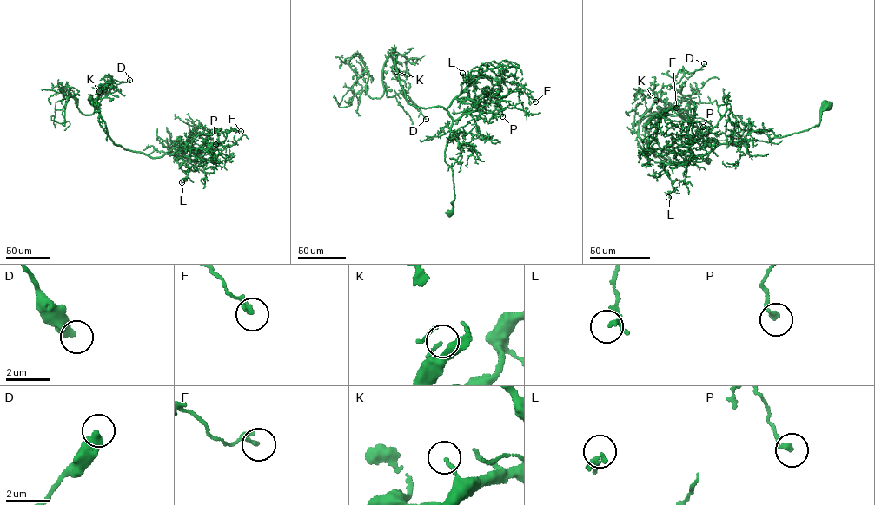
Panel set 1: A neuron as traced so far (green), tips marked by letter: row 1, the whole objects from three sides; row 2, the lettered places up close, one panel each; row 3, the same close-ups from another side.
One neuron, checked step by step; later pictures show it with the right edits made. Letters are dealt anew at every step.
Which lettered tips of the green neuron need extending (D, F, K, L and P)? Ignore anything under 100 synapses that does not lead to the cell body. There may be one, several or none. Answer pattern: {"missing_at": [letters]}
{"missing_at": []}

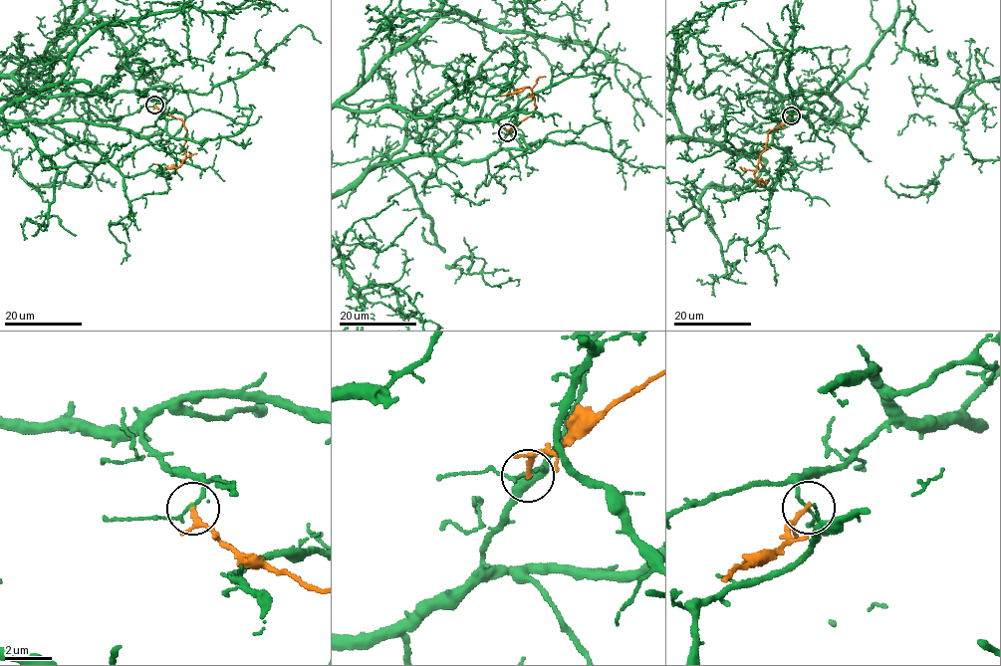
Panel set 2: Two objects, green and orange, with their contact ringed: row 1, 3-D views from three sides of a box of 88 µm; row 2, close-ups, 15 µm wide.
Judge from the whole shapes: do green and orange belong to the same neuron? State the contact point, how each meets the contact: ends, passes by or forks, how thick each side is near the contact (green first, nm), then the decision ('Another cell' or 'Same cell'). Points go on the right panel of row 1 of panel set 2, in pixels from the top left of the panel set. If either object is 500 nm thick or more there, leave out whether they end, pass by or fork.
Place: (791, 115). At the ring green passes by. At the ring orange ends. Thickness 120 nm (green) against 190 nm. Another cell

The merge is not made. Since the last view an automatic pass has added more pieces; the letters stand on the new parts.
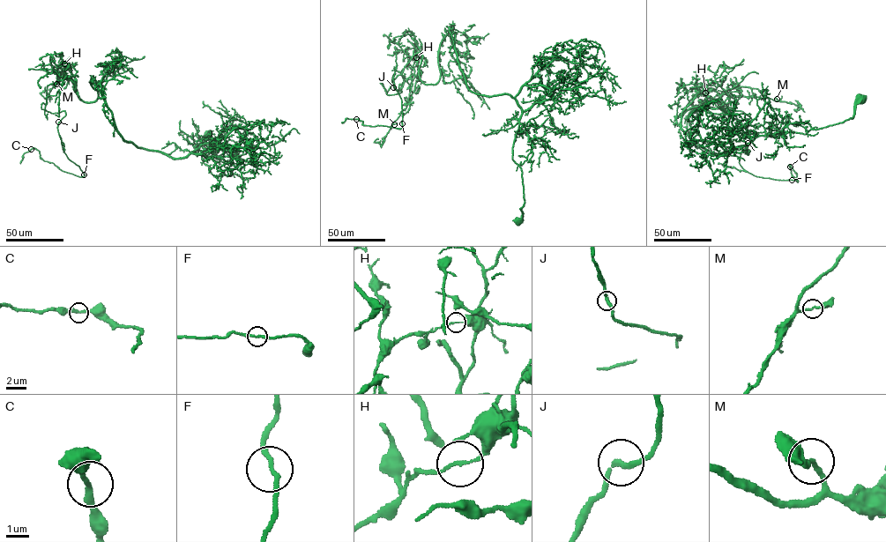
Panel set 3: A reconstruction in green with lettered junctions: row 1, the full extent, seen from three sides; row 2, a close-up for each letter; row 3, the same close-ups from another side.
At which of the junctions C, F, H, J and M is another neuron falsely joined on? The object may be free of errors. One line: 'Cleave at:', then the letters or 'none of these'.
Cleave at: H

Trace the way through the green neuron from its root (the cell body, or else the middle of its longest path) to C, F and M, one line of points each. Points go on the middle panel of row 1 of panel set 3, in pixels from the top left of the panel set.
C: (518, 221), (521, 107), (469, 89), (451, 30), (437, 83), (420, 53), (380, 82), (401, 128), (356, 119)
F: (518, 221), (521, 107), (469, 89), (451, 30), (437, 83), (420, 53), (380, 82), (402, 123)
M: (518, 221), (521, 107), (509, 94), (469, 89), (451, 30), (439, 80), (425, 85), (418, 70), (394, 124)

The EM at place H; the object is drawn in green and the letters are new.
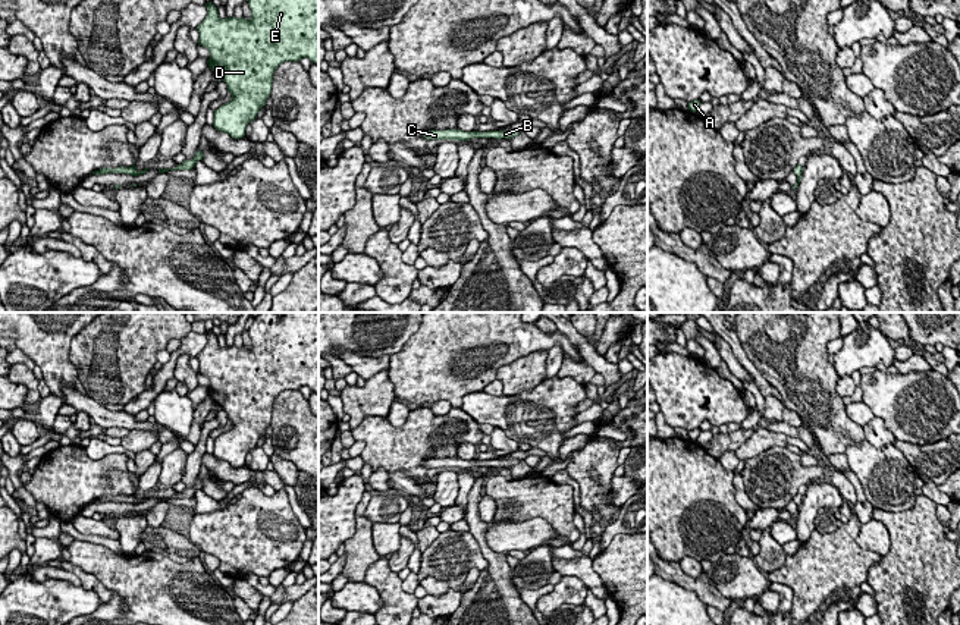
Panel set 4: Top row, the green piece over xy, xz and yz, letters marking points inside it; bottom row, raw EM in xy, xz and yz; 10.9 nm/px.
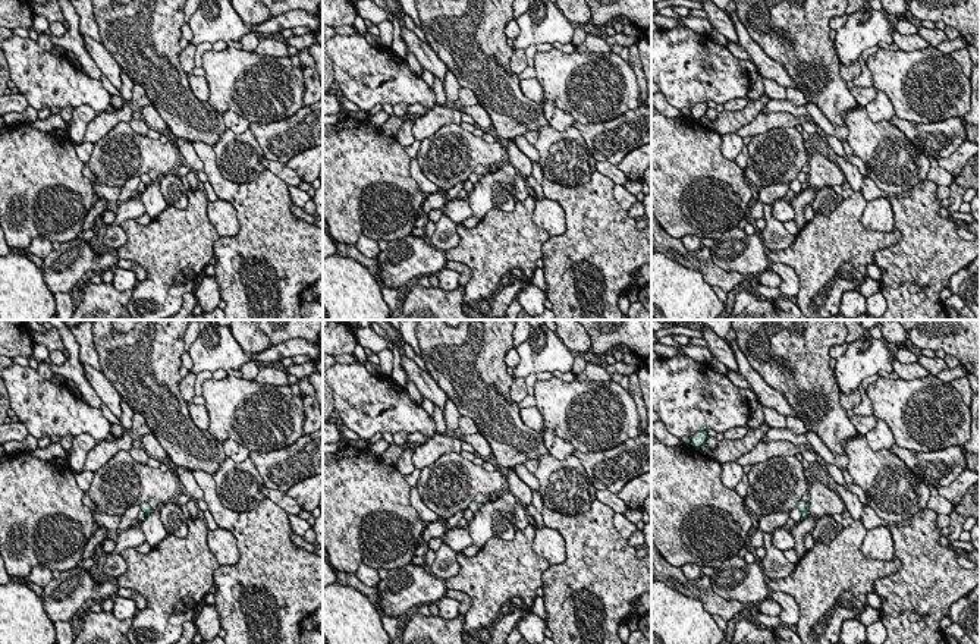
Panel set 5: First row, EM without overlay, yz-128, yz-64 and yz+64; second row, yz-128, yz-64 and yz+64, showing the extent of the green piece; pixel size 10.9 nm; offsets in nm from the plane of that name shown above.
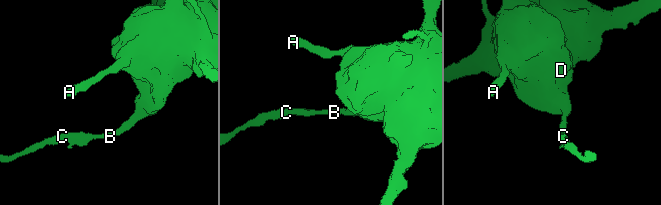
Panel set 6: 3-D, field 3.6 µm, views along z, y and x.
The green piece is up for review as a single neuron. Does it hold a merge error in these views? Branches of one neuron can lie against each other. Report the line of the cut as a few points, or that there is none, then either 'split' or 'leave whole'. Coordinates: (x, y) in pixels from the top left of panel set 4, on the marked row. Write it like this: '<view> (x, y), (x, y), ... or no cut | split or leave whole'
xz (448, 129), (444, 138) | split

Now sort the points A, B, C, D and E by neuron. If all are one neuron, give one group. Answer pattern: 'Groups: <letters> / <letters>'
Groups: A B D E / C

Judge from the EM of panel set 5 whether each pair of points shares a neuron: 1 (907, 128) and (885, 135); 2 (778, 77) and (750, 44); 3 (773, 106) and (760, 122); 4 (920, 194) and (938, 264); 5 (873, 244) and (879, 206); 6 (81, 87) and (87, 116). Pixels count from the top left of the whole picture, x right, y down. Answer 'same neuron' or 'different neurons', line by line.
1: different neurons
2: same neuron
3: different neurons
4: same neuron
5: different neurons
6: different neurons

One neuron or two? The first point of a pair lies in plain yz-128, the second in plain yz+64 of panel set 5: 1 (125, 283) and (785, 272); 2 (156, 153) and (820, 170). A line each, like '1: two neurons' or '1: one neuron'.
1: two neurons
2: two neurons

